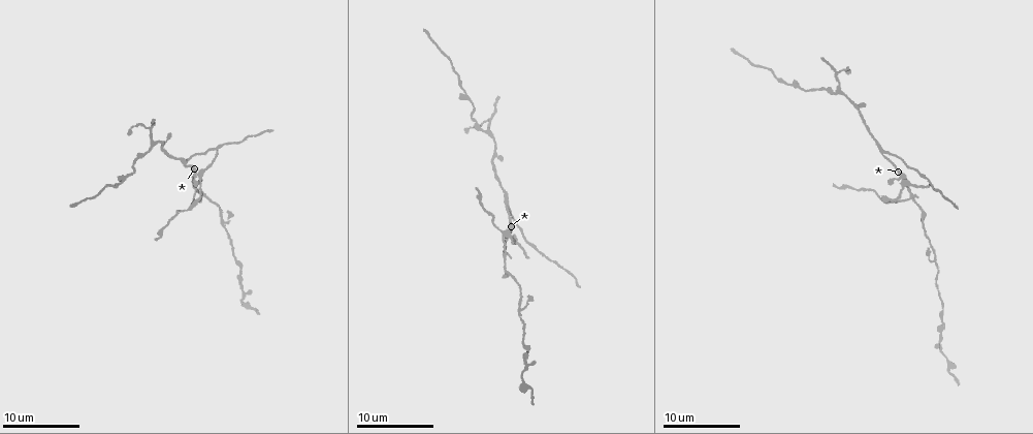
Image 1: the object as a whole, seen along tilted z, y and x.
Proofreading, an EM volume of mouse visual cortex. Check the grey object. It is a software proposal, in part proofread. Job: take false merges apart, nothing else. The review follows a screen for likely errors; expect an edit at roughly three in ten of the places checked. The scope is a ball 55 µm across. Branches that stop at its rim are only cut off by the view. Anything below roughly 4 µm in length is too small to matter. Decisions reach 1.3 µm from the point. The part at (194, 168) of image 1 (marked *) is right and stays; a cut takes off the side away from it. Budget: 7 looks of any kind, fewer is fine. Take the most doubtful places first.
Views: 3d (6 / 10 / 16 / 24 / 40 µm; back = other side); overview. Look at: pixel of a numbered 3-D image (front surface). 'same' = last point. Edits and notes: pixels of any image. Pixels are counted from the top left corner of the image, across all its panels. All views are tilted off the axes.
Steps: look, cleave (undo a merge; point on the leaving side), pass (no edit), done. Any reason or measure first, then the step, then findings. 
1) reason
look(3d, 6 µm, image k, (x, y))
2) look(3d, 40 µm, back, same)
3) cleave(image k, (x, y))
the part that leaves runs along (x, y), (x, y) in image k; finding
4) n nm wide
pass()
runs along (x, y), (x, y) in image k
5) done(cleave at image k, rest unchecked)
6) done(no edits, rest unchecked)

four arms meet
look(3d, 16 µm, image 1, (195, 188))

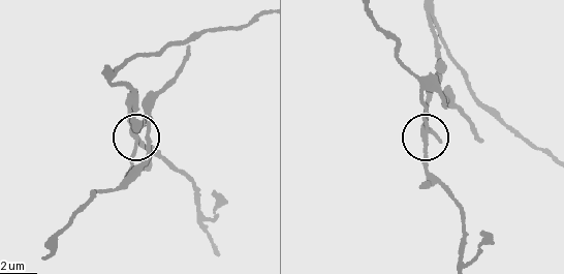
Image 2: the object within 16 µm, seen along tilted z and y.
closer look
look(3d, 6 µm, image 2, (424, 134))

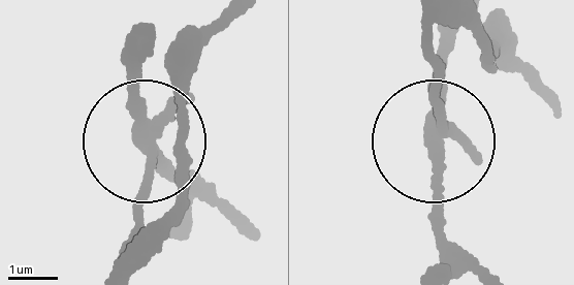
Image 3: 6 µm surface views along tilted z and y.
cleave(image 3, (145, 200))
a second cell is stuck on

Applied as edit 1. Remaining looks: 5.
two arms in line, one across
look(3d, 16 µm, image 1, (506, 203))

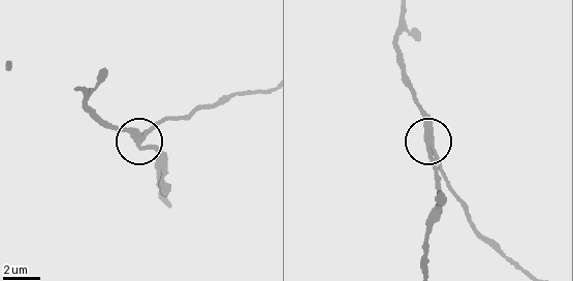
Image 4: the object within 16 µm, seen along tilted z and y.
3 arms
pass()
one cell here

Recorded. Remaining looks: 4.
side arm on a straight run
look(3d, 16 µm, image 1, (836, 92))

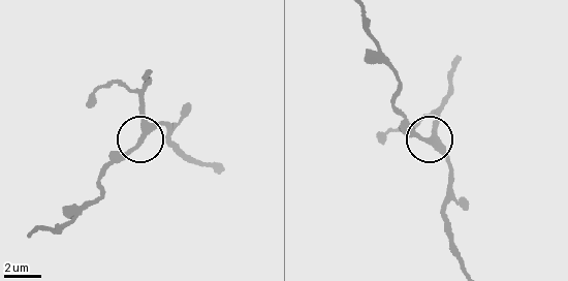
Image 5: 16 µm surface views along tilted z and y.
3 arms
pass()
runs along (216, 164), (186, 153), (162, 125), (139, 134), (139, 90) in image 5; one cell here

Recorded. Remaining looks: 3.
done(cleave at image 3, rest unchecked)

